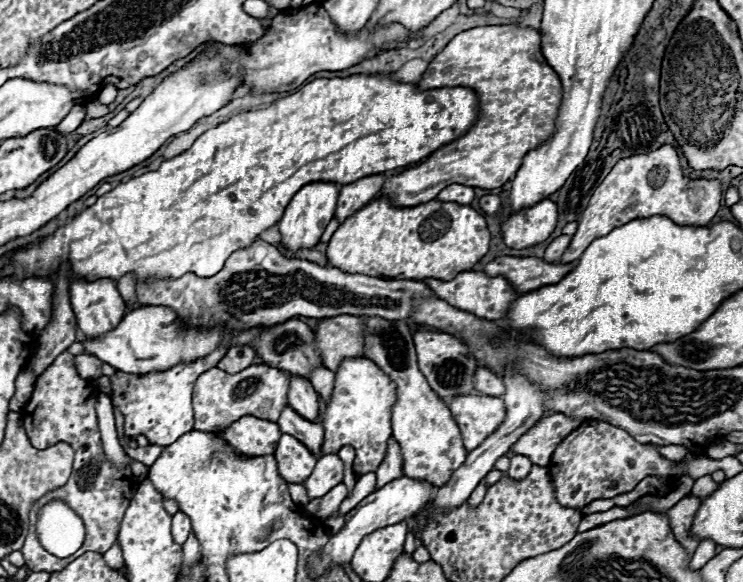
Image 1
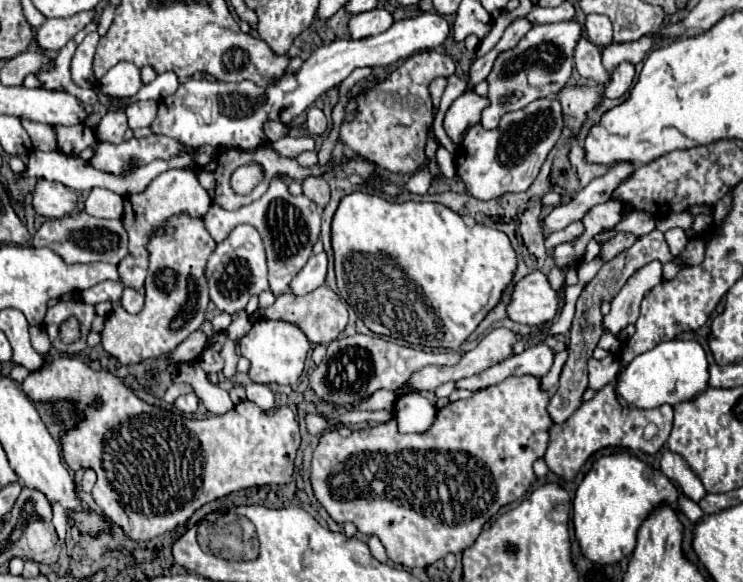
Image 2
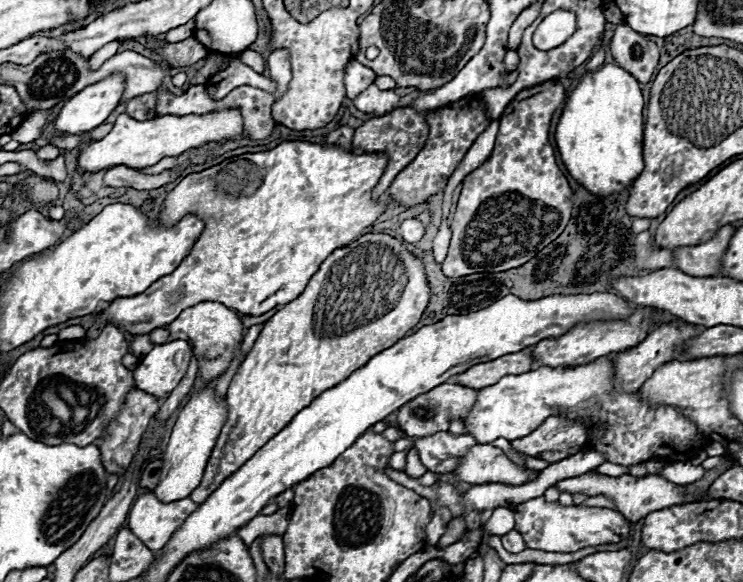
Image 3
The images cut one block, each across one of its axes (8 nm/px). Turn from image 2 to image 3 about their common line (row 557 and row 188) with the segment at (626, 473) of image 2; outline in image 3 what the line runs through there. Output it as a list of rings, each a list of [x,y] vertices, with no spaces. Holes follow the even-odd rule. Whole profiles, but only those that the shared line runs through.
[[[604,64],[580,78],[556,126],[556,146],[572,178],[594,196],[620,194],[642,172],[642,90],[618,64]]]

